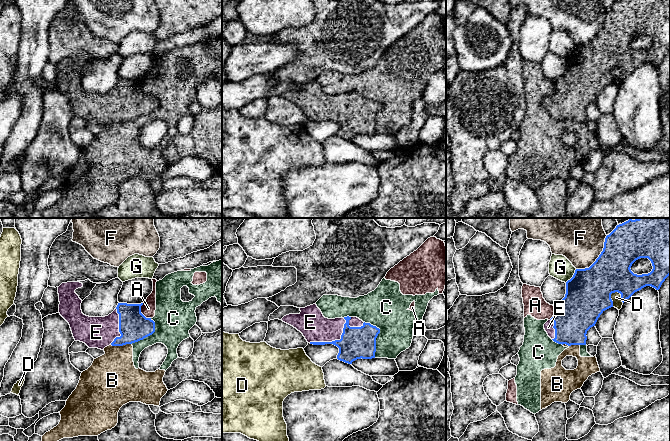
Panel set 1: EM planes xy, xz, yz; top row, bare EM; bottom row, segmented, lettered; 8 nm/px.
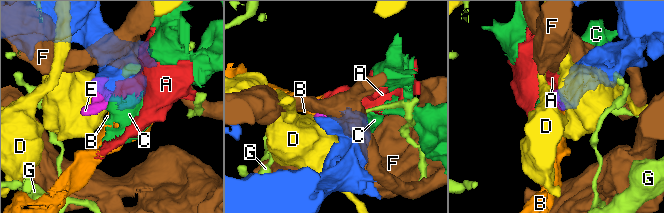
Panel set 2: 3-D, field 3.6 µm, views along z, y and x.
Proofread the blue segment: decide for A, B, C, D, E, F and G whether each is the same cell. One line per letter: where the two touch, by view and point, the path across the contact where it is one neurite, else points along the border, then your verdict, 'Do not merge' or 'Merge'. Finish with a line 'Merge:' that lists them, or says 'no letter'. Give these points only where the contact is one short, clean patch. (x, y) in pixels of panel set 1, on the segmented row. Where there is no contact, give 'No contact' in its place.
A: Touches blue at xy (140, 312). Boundary: xy (142, 303), (141, 312), (150, 318). Do not merge
B: Touches blue at xy (121, 345). Boundary: xy (131, 343), (111, 345). Do not merge
C: Touches blue at xz (377, 335). Do not merge
D: Touches blue at yz (610, 297). Do not merge
E: Touches blue at xz (333, 341). Merge
F: Touches blue at yz (598, 257). Do not merge
G: Touches blue at yz (573, 276). Boundary: yz (576, 269), (574, 274), (565, 282). Do not merge
Merge: E

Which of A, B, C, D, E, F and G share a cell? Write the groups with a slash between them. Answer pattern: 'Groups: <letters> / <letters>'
Groups: A B C / D / E / F / G

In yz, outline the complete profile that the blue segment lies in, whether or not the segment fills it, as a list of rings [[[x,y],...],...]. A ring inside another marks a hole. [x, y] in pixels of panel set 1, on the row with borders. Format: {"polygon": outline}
{"polygon": [[[638,218],[619,224],[606,236],[604,248],[596,261],[585,269],[576,269],[573,277],[566,282],[565,297],[554,306],[554,315],[544,324],[548,336],[558,344],[586,345],[587,331],[595,326],[600,315],[613,307],[611,294],[618,292],[624,303],[635,292],[646,286],[659,290],[662,283],[670,275],[670,218]],[[648,258],[653,269],[648,274],[637,275],[631,271],[632,264],[640,259]]]}

